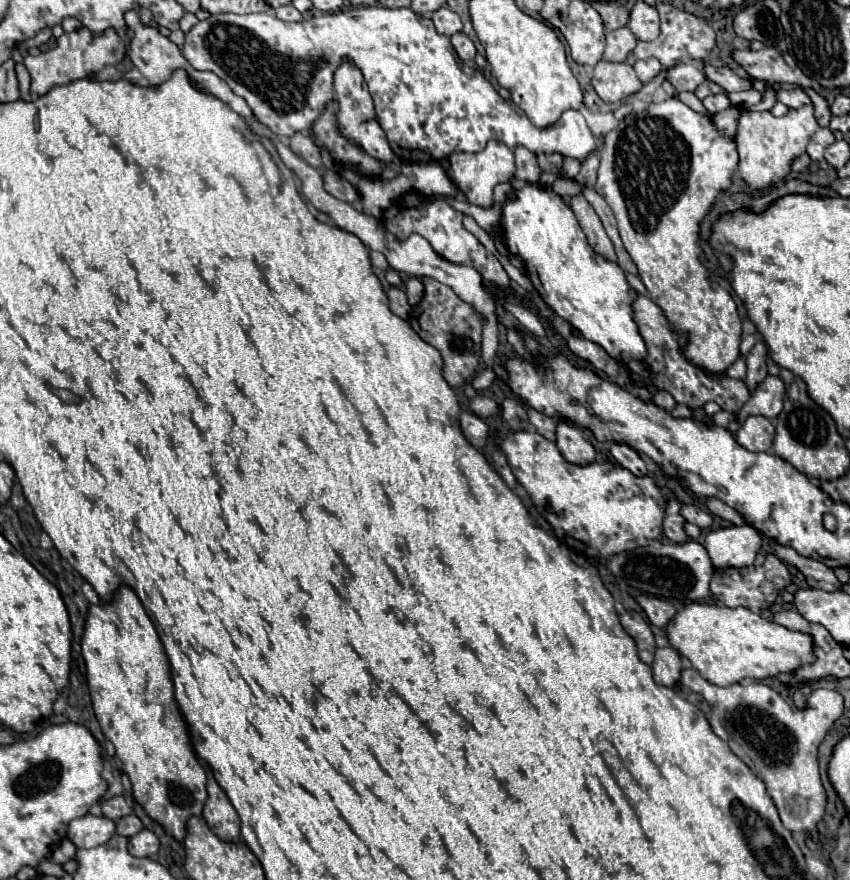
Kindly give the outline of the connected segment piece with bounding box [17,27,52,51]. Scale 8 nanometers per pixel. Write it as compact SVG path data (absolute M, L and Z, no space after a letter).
M46 27L42 29L35 37L26 40L18 46L18 50L24 51L33 47L40 47L41 45L47 43L52 37L52 31L50 28Z

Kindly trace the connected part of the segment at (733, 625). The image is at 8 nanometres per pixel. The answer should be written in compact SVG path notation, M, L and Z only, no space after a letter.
M688 603L666 625L666 637L670 647L686 657L706 681L720 687L732 685L746 677L776 677L778 673L790 673L796 667L814 661L810 635L790 631L746 607L730 609L714 603Z

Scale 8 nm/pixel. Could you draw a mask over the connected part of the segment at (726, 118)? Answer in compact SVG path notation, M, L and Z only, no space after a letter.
M730 107L730 109L714 115L714 123L716 123L718 131L720 131L722 135L734 137L734 135L736 135L736 127L738 127L738 119L740 119L740 115L742 115L744 111L746 111L746 109L742 109L742 107Z

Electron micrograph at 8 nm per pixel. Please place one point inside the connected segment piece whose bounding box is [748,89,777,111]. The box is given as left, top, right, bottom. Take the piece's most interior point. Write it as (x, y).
(768, 102)

